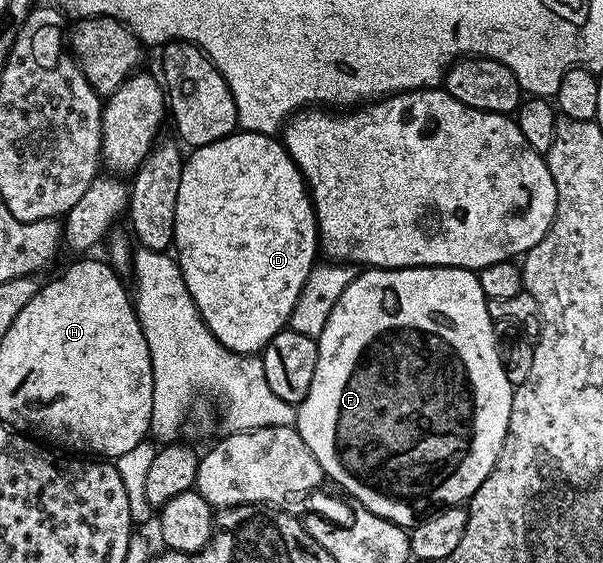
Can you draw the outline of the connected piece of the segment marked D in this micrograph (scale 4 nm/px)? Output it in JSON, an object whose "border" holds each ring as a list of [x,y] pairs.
{"border":[[[239,129],[232,135],[213,141],[212,144],[194,148],[190,154],[184,158],[181,186],[177,188],[177,217],[175,218],[175,242],[173,244],[179,268],[185,277],[185,285],[189,289],[189,297],[193,297],[205,325],[213,333],[213,337],[217,337],[217,341],[225,345],[225,349],[242,355],[262,352],[268,341],[290,324],[293,305],[297,305],[297,297],[301,297],[301,289],[312,267],[317,263],[315,251],[317,255],[319,226],[315,223],[315,207],[311,204],[307,182],[303,180],[303,175],[299,172],[299,167],[293,161],[293,157],[275,135],[262,135]]]}

